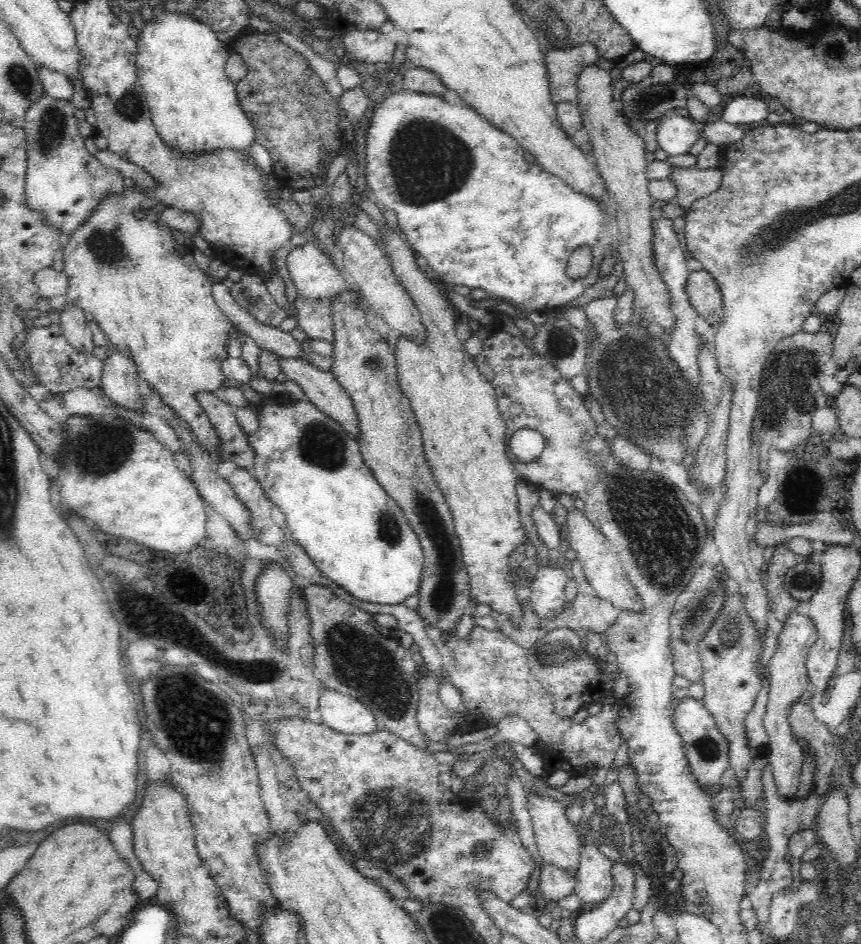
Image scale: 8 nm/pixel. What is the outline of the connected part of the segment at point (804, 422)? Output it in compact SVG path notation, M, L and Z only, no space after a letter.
M802 330L778 342L763 364L757 412L750 441L754 451L760 456L758 470L764 476L764 484L770 472L768 452L771 448L777 452L792 453L794 448L812 435L814 412L818 408L827 407L828 400L818 381L824 376L822 368L830 360L832 352L833 339L830 334L820 331L808 334Z

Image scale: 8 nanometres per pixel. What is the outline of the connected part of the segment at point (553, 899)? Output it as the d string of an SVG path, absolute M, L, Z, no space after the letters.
M545 863L540 874L535 899L540 906L550 906L574 893L575 879L565 869Z

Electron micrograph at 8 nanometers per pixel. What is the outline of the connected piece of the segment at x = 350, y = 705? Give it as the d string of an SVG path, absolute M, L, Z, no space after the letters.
M336 690L322 691L321 722L342 734L370 734L377 730L373 712L362 701Z

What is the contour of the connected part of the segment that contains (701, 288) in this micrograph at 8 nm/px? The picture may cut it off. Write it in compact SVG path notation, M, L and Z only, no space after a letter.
M704 269L693 271L684 284L684 290L692 309L708 324L718 327L723 314L723 296L714 277Z

